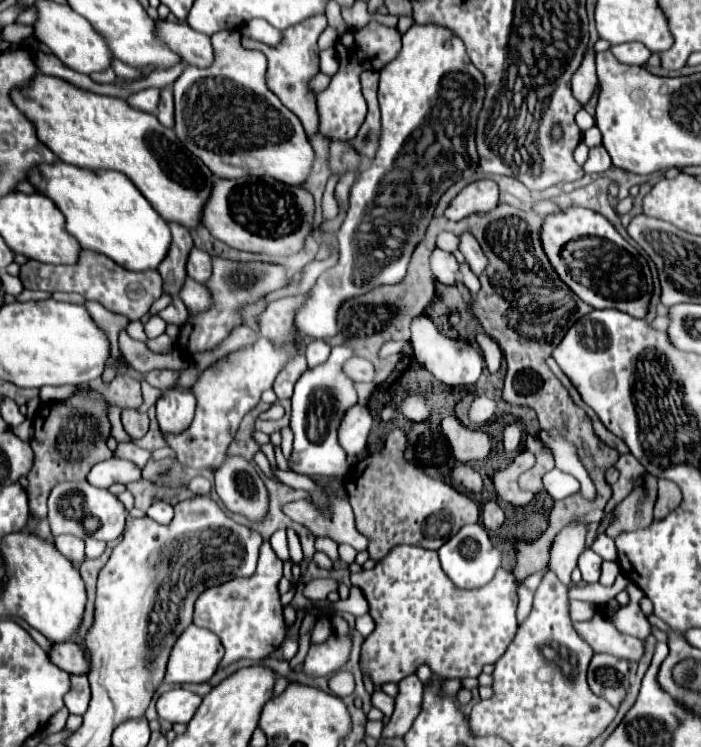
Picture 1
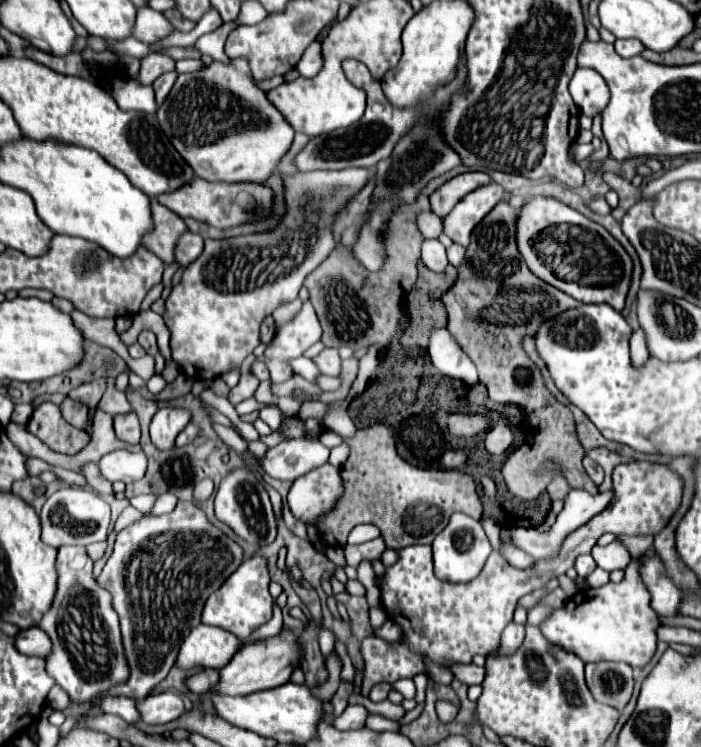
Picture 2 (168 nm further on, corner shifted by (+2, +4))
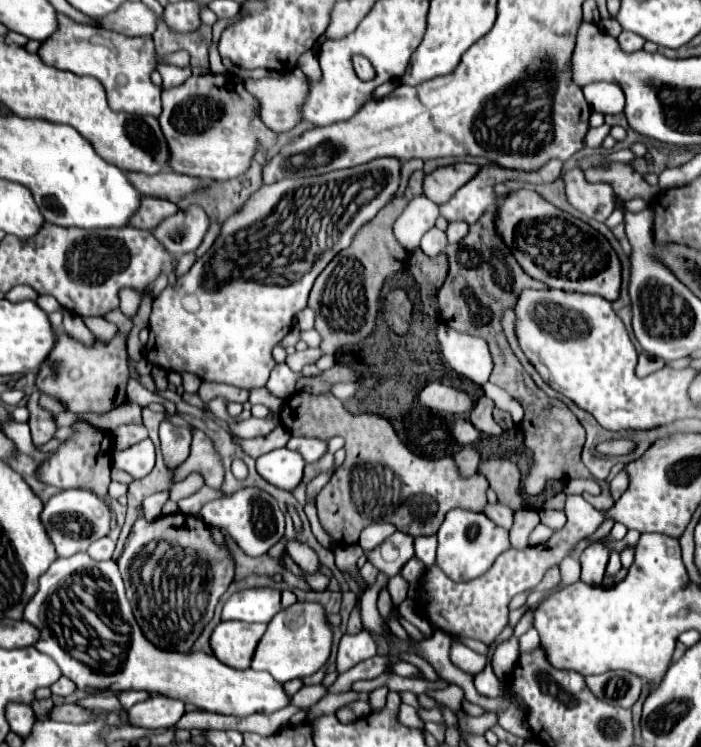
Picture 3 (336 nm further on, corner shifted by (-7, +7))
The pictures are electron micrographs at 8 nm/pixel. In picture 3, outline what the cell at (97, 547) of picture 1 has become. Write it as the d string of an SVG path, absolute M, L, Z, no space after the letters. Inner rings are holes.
M102 537L88 547L88 555L92 559L112 559L112 553L114 553L114 541L110 537Z

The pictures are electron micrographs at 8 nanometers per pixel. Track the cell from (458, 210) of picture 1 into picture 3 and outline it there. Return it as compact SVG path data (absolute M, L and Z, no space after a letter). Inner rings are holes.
M456 163L450 167L440 167L434 173L426 175L424 195L438 205L448 203L448 199L452 199L452 195L460 187L464 187L478 171L480 165L472 165L472 163Z

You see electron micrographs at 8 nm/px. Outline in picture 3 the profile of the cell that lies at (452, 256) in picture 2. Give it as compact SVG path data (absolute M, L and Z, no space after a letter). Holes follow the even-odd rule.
M450 223L450 227L446 229L446 235L448 235L448 241L452 245L456 245L468 235L468 225L466 223Z

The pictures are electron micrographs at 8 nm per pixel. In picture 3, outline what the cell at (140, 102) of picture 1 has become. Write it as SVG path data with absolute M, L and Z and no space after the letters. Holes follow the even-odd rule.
M62 13L58 15L60 15L60 31L56 31L52 39L42 43L38 51L42 61L56 69L64 69L76 75L96 77L108 93L110 107L116 111L158 117L162 111L162 101L160 101L162 89L150 81L150 73L156 67L154 63L156 51L152 37L148 35L126 37L108 29L96 29L90 25L76 23Z

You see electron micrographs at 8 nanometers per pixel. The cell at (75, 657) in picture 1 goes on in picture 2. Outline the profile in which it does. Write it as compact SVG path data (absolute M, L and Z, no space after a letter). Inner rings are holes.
M27 628L27 630L19 630L15 636L15 648L21 654L27 656L41 656L45 658L51 652L51 640L47 638L47 634L39 628Z

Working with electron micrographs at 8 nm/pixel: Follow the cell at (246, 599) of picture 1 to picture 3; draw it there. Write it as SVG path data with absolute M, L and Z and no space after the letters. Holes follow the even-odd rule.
M272 587L242 589L228 597L222 607L222 621L244 621L244 623L268 623L278 611L280 591Z

